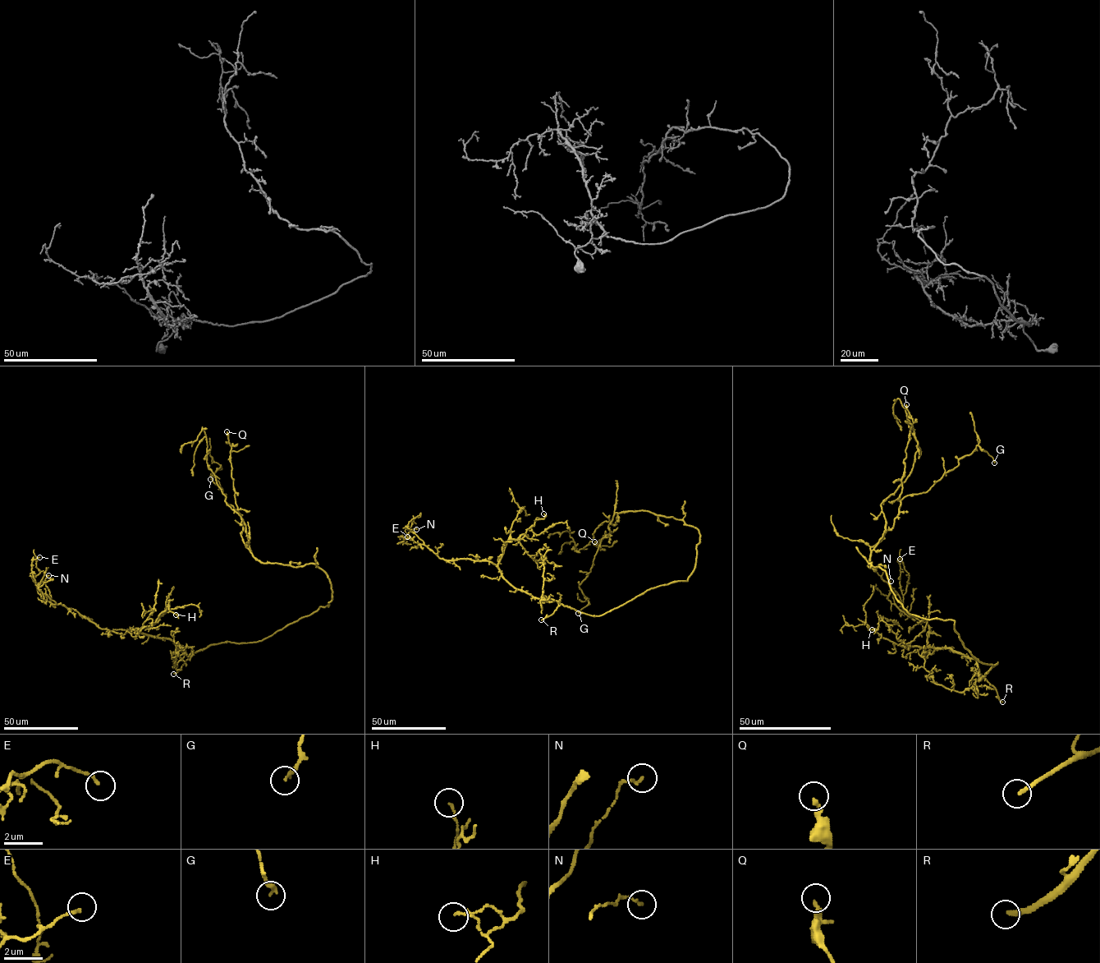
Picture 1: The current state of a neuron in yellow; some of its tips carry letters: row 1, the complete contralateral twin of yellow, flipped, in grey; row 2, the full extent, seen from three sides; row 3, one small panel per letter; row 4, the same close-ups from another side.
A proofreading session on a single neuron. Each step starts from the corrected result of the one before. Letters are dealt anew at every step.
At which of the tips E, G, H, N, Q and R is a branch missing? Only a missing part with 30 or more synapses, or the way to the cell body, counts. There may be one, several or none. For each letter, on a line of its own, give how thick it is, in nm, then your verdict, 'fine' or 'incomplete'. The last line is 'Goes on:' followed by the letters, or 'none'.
E: calibre 160 nm; fine
G: calibre 200 nm; fine
H: calibre 150 nm; fine
N: calibre 130 nm; fine
Q: calibre 190 nm; fine
R: calibre 240 nm; incomplete
Goes on: R

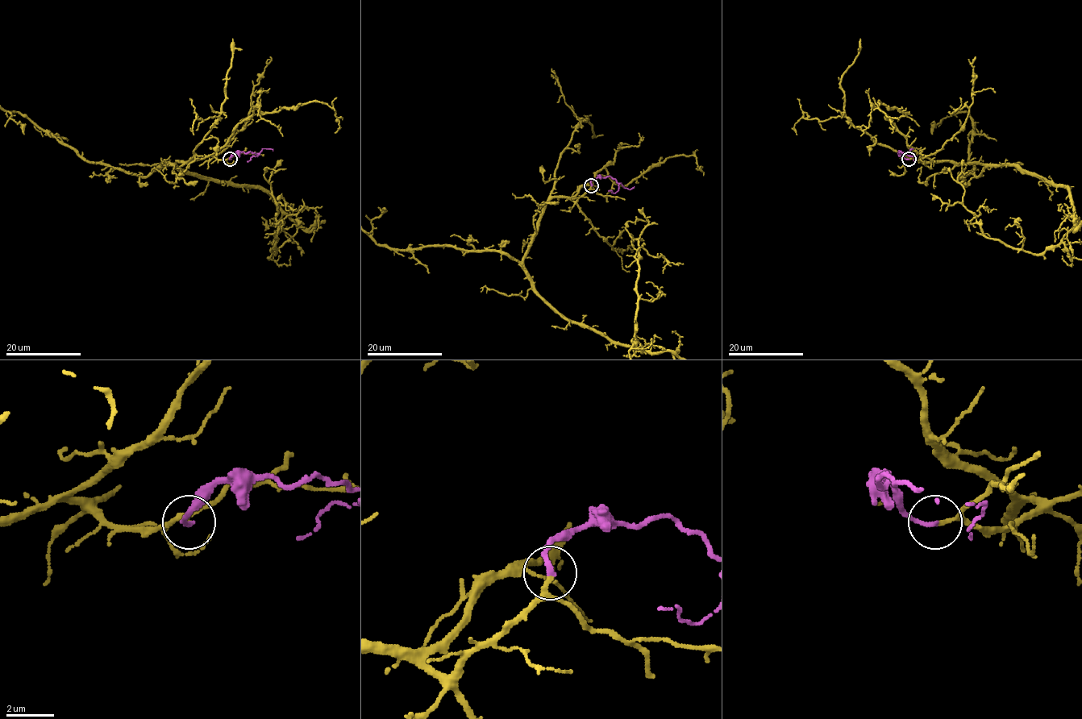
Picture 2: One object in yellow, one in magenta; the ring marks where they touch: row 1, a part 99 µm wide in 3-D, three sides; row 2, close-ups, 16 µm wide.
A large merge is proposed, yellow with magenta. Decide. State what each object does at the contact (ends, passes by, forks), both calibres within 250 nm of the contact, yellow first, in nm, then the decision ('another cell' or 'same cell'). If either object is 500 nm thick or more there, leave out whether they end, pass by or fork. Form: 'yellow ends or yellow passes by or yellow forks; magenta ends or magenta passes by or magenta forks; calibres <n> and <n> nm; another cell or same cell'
yellow passes by; magenta ends; calibres 140 and 190 nm; same cell

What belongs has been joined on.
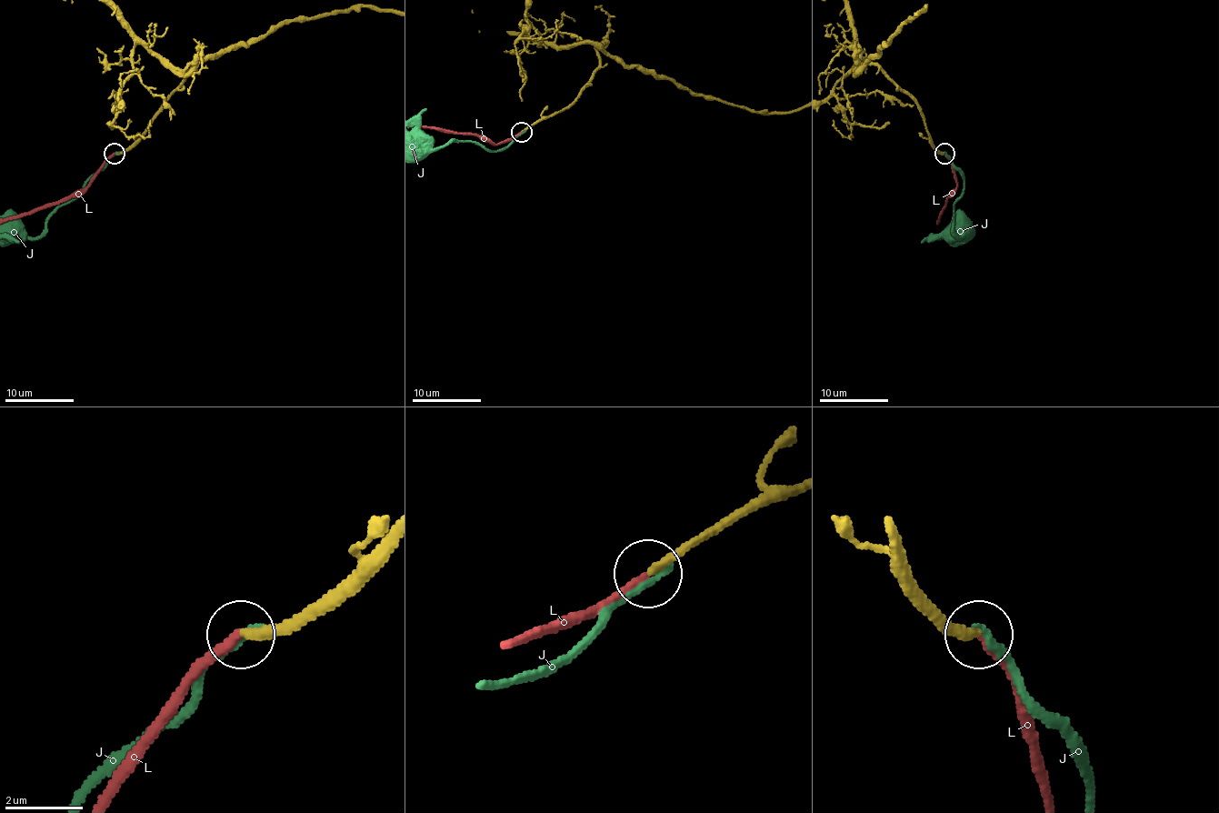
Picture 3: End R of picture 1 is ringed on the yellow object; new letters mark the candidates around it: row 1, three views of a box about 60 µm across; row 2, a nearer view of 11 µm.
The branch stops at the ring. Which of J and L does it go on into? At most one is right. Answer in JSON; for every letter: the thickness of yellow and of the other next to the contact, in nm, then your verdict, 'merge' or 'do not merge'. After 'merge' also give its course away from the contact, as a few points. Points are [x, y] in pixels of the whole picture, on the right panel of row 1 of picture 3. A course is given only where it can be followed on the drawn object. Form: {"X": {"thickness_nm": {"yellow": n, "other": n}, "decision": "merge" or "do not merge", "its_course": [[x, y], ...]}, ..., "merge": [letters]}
{"J": {"thickness_nm": {"yellow": 280, "other": 150}, "decision": "do not merge"}, "L": {"thickness_nm": {"yellow": 240, "other": 240}, "decision": "merge"}, "merge": ["L"]}

